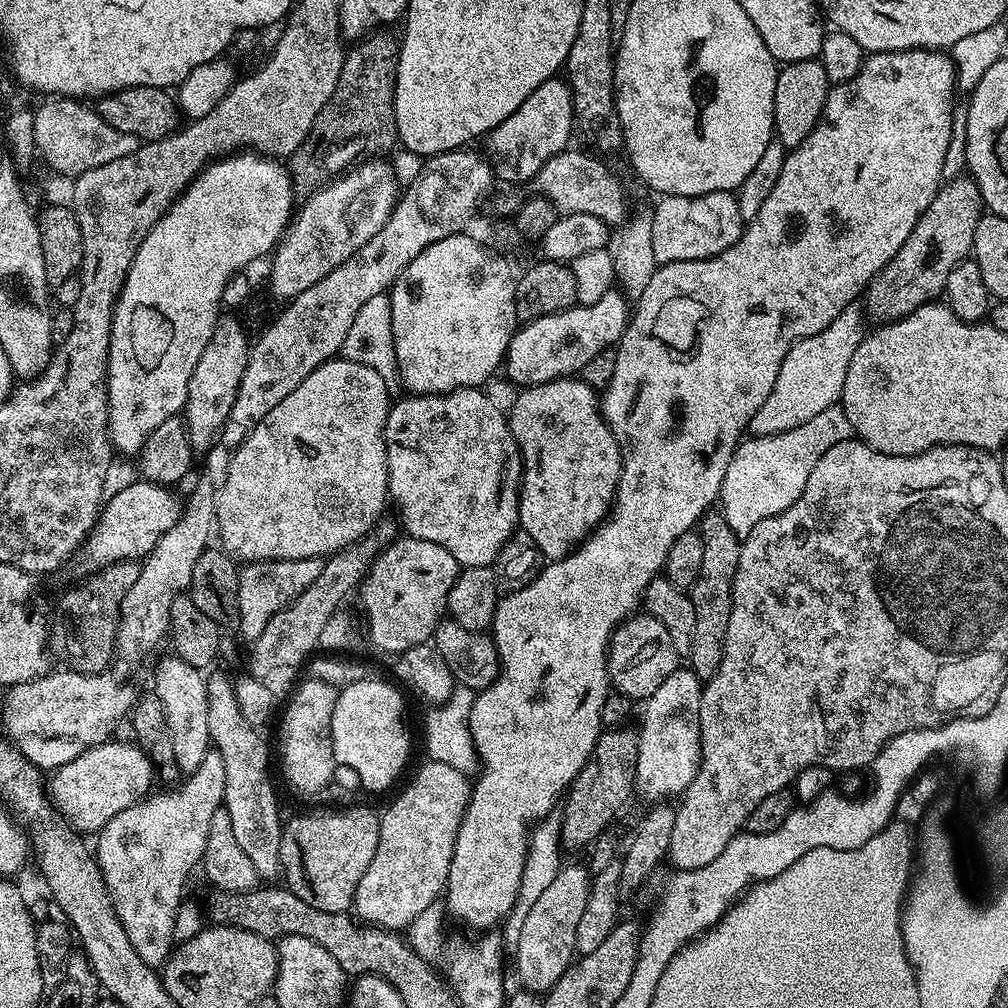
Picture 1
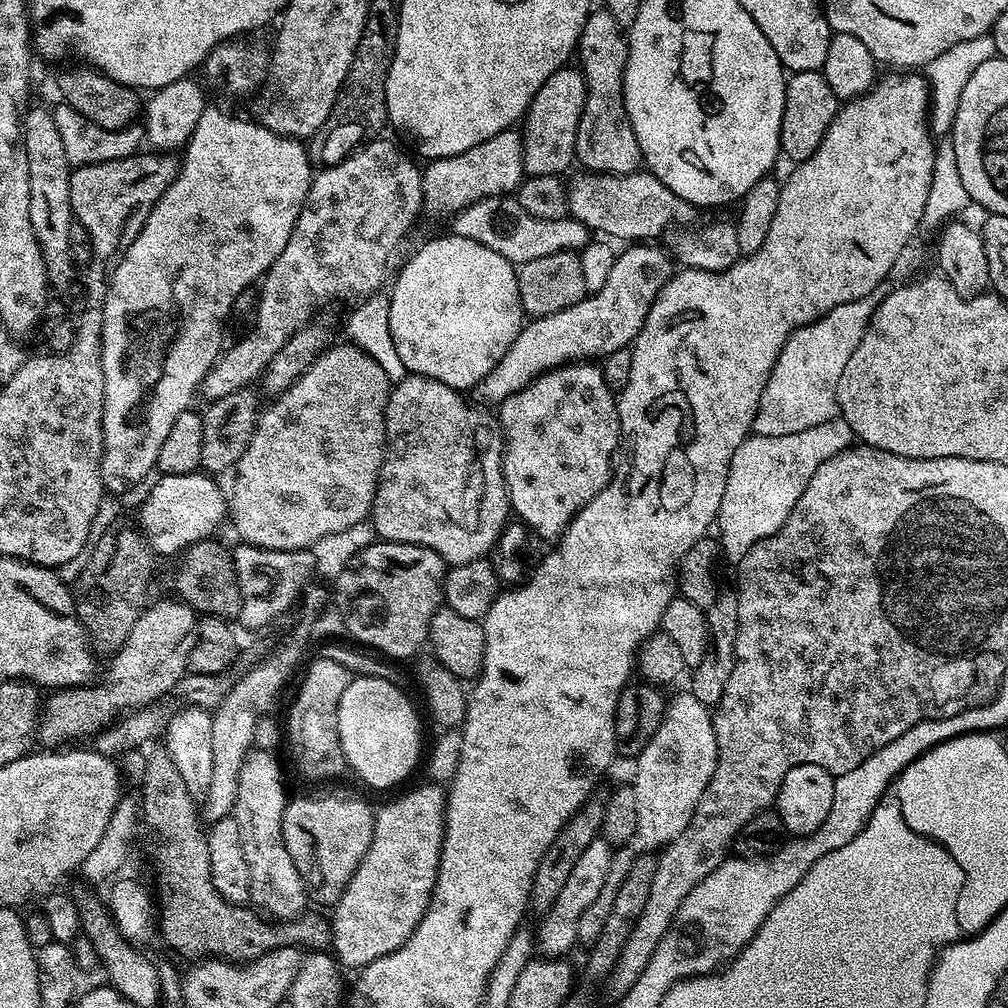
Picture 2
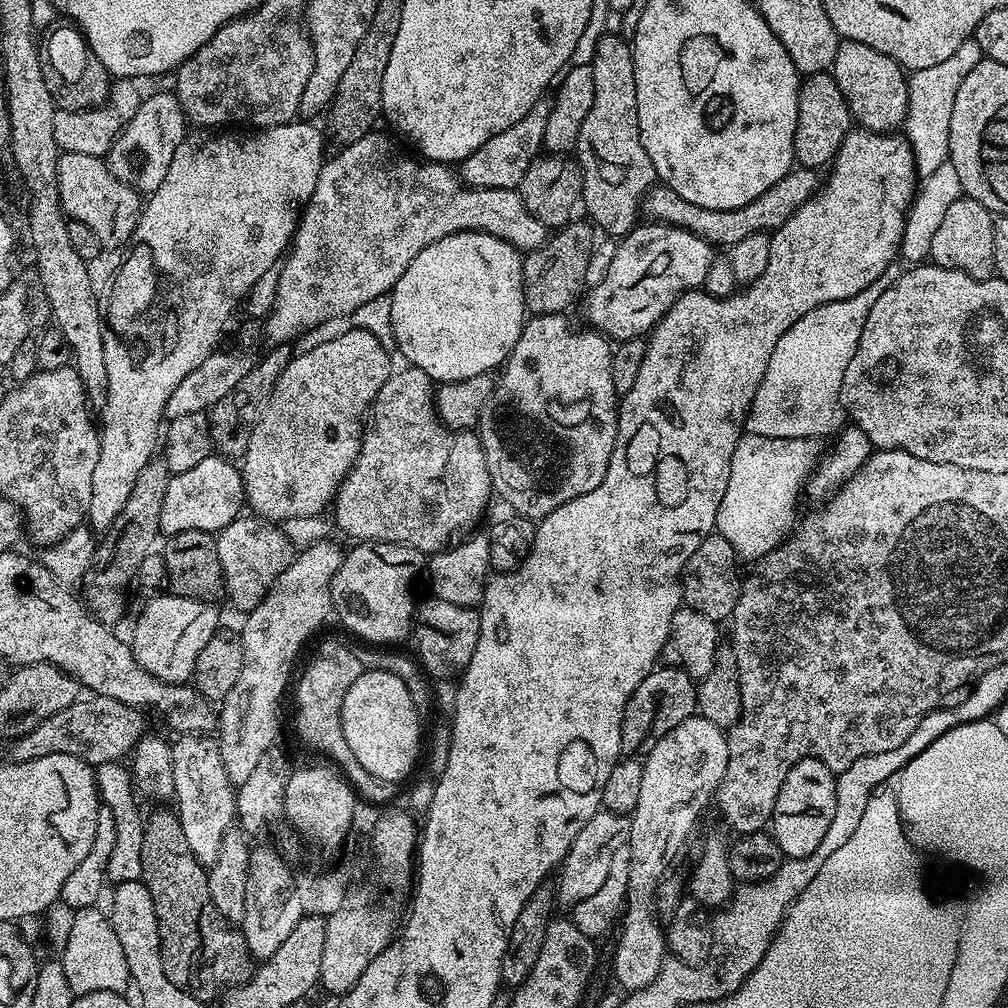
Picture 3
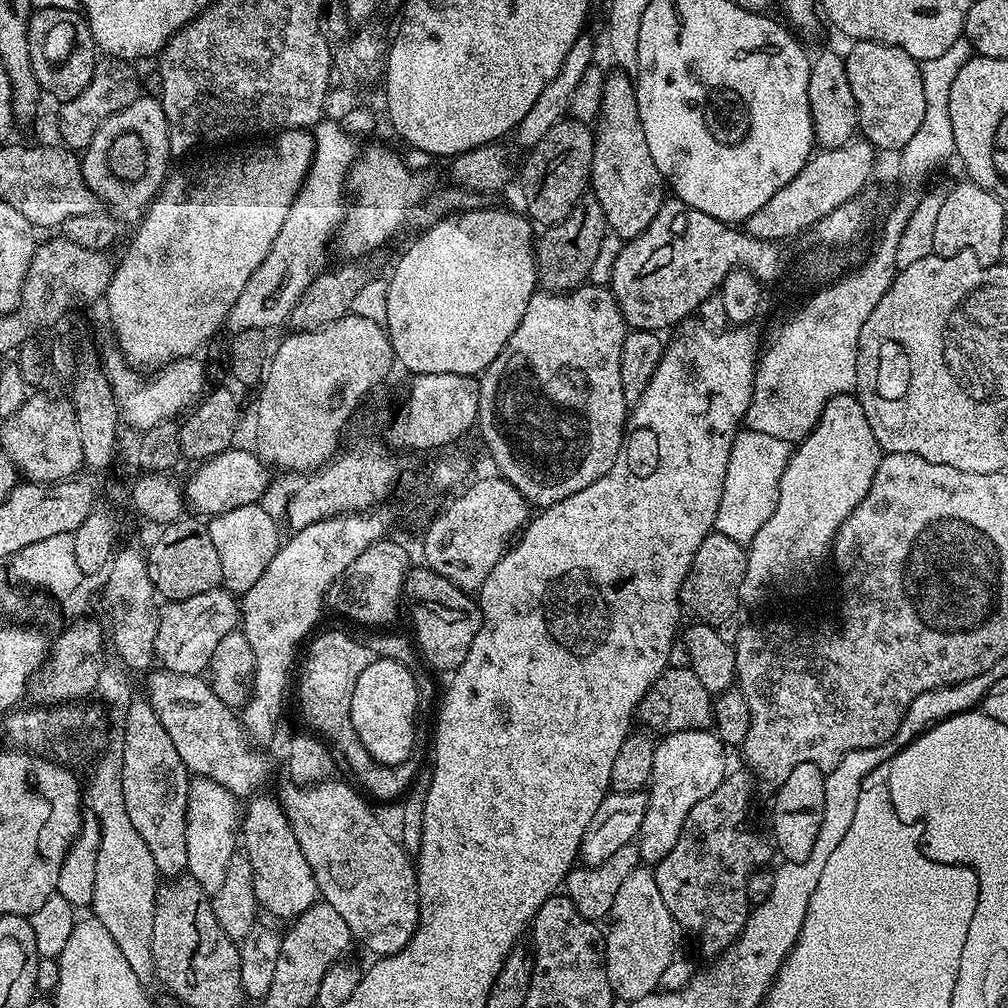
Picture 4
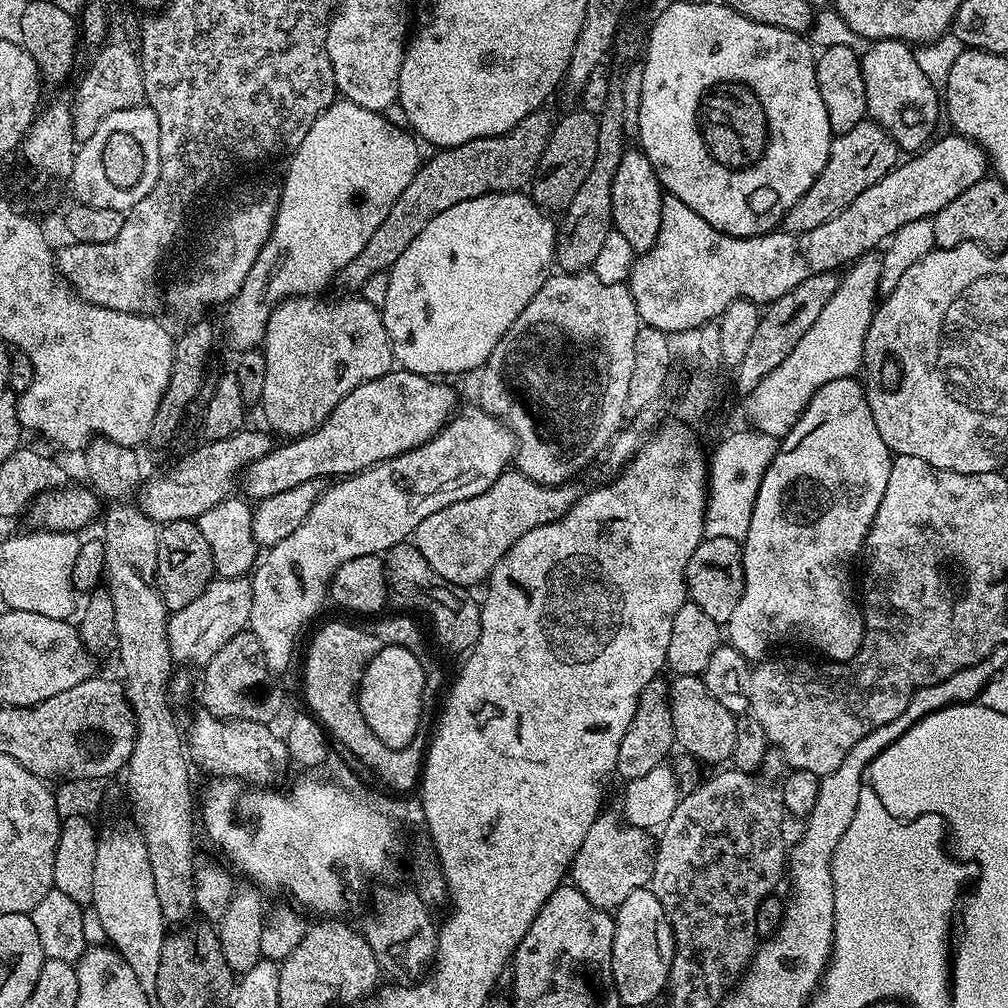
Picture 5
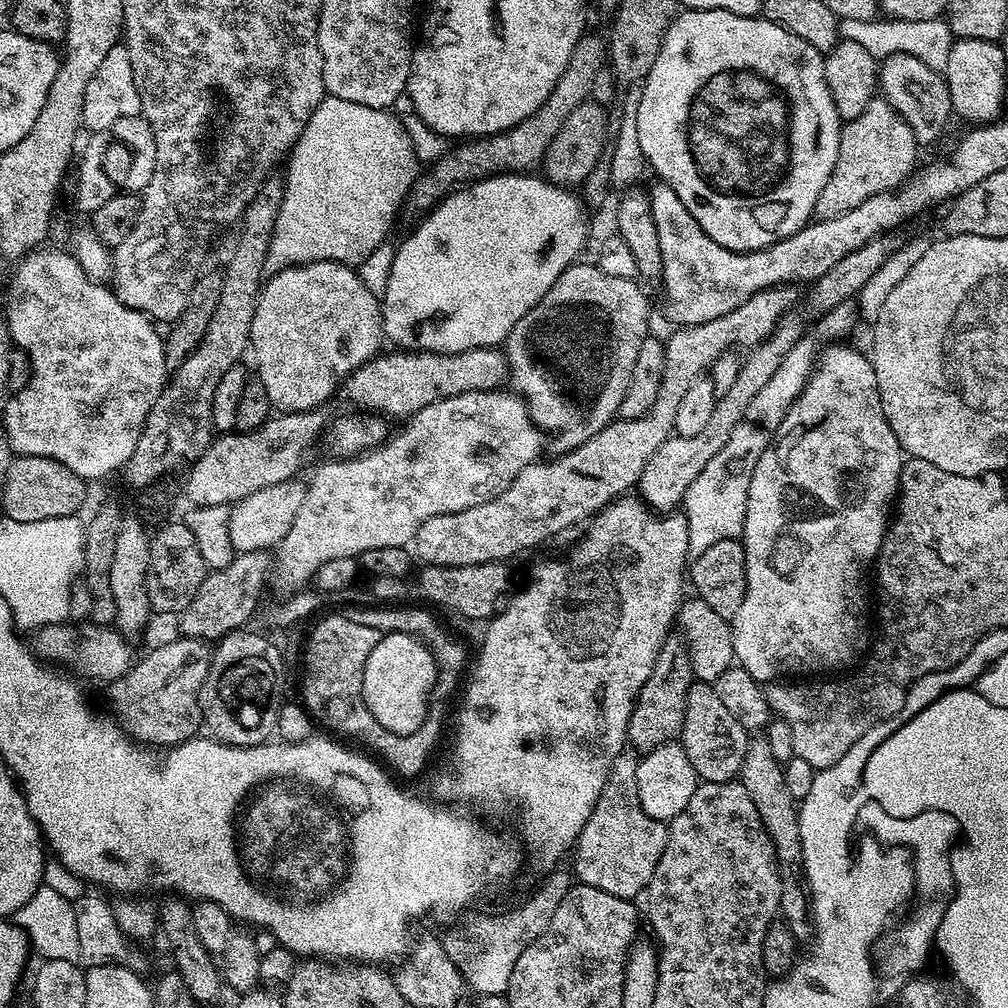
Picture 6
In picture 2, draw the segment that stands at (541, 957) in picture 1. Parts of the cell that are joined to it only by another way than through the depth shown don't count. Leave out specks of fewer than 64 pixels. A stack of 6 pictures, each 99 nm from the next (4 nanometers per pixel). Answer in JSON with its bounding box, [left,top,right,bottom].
[534,838,613,958]

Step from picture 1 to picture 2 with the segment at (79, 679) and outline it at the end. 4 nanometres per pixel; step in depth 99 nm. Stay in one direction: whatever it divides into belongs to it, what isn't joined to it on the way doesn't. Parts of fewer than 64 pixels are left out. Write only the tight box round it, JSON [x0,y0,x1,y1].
[38,598,198,746]

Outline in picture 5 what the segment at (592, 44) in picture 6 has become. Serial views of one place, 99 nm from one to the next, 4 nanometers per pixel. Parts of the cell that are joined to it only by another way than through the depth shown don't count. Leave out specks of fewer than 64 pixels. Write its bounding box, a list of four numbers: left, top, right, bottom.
[335,110,554,290]

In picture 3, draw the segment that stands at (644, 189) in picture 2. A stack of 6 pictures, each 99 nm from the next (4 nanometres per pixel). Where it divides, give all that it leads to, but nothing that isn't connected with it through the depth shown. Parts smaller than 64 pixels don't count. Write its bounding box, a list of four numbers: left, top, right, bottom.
[642,167,822,246]

